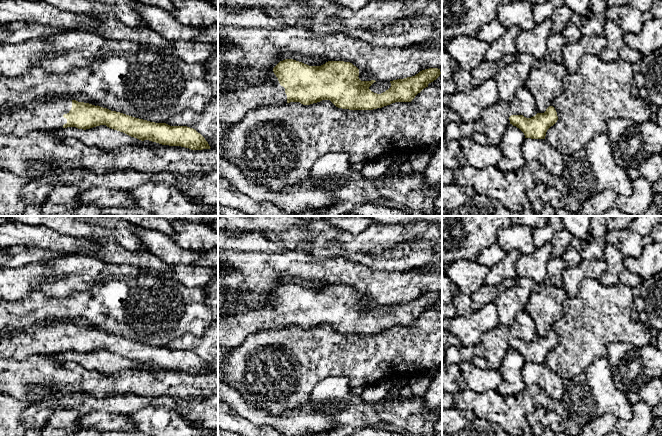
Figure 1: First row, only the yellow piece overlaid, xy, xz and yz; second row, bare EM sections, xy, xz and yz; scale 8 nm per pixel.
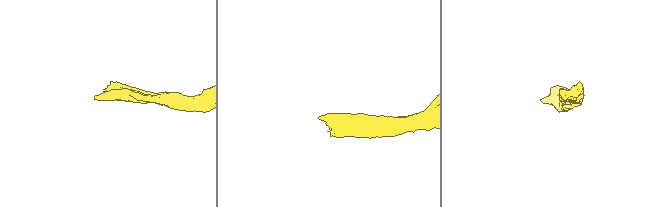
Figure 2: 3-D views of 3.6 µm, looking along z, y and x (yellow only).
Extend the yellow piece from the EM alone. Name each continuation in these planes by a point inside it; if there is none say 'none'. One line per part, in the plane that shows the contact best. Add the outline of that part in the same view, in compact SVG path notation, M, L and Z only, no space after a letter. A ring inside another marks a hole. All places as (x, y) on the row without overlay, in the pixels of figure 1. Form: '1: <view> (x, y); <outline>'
1: xy (41, 339); M71 323L34 324L29 329L15 329L11 334L0 335L0 358L24 360L34 355L54 355L63 353L67 347L64 338L72 332Z

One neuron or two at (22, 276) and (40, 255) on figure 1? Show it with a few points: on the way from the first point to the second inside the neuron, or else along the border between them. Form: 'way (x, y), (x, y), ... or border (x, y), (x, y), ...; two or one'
border (57, 257), (51, 261), (30, 262), (11, 267); two

